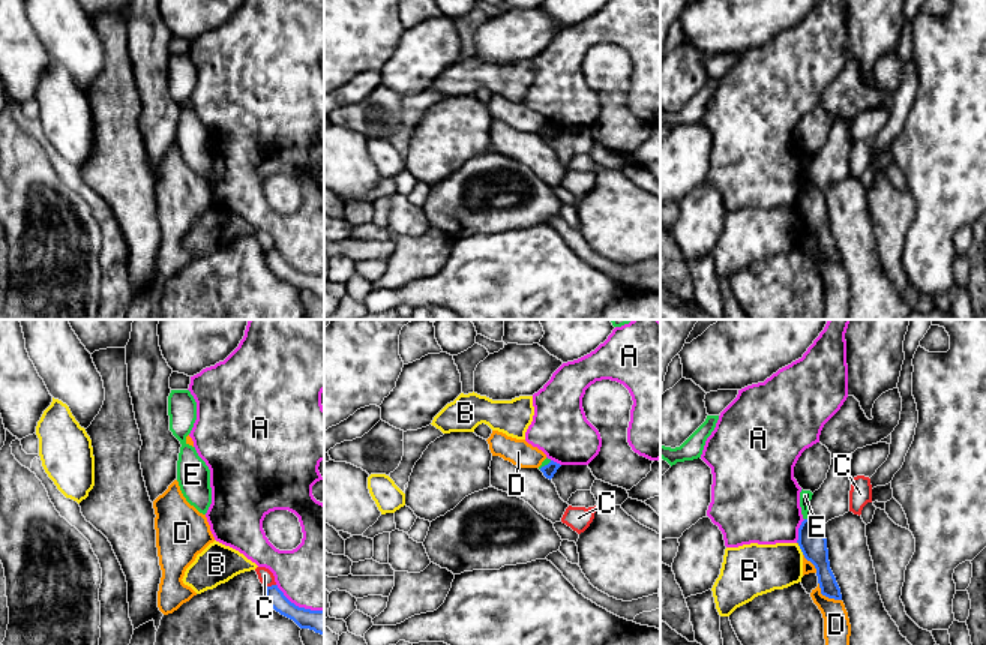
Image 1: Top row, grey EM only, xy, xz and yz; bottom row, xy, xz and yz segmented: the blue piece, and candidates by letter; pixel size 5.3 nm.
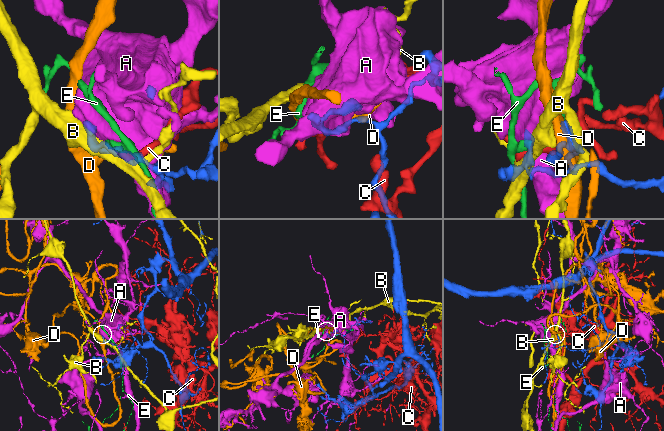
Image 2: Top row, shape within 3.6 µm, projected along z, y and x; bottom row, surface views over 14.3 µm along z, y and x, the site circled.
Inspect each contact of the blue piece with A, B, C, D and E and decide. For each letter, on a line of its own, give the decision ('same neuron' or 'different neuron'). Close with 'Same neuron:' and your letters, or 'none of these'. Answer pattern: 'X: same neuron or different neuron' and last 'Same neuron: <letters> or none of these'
A: different neuron
B: different neuron
C: different neuron
D: different neuron
E: different neuron
Same neuron: none of these

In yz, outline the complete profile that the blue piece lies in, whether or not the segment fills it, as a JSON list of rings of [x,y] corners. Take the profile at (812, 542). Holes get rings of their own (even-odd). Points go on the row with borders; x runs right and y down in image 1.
[[[804,519],[798,528],[797,543],[804,558],[816,568],[821,594],[828,598],[842,600],[840,588],[830,568],[824,526],[810,519]]]

